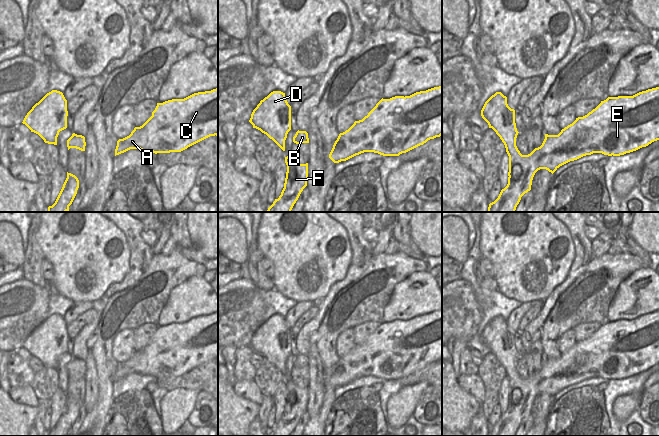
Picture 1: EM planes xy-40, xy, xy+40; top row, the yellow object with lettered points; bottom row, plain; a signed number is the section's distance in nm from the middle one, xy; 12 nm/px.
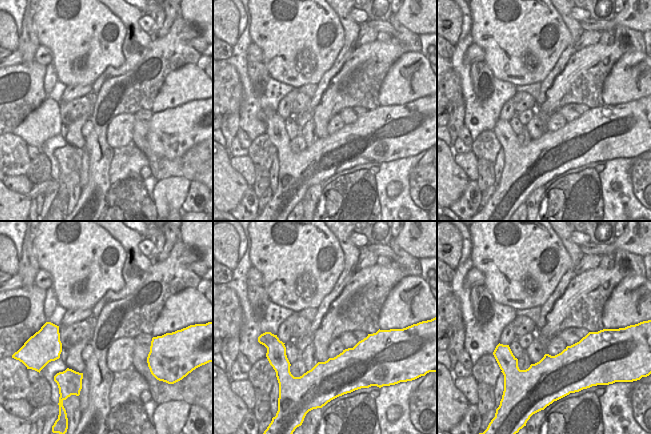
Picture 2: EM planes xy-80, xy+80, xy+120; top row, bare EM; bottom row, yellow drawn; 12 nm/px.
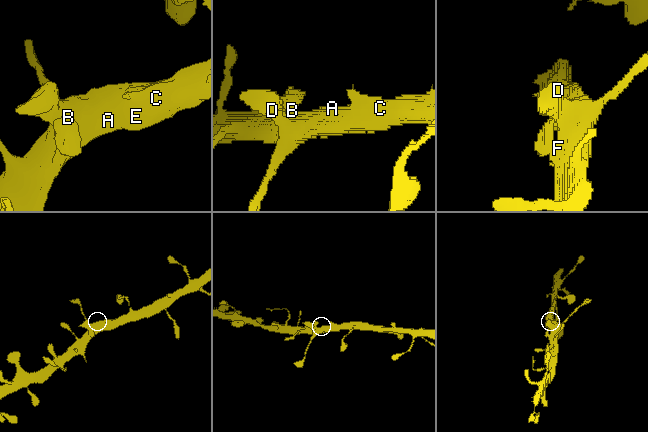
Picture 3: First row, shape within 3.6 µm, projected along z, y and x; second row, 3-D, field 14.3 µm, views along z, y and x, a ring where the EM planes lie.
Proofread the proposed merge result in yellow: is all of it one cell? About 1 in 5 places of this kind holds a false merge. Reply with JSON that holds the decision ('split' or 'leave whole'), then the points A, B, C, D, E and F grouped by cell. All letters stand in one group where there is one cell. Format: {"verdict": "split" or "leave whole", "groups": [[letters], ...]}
{"verdict": "leave whole", "groups": [["A", "B", "C", "D", "E", "F"]]}

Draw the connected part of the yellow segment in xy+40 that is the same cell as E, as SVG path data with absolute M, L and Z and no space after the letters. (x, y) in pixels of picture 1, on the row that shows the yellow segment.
M659 87L633 96L608 97L583 117L561 130L558 135L545 134L542 145L530 154L522 155L516 146L518 131L515 110L507 104L507 97L496 92L484 104L482 118L500 137L509 156L508 184L498 198L489 204L488 212L515 212L521 197L531 190L535 173L546 169L552 174L562 165L593 153L620 156L646 147L659 140Z

